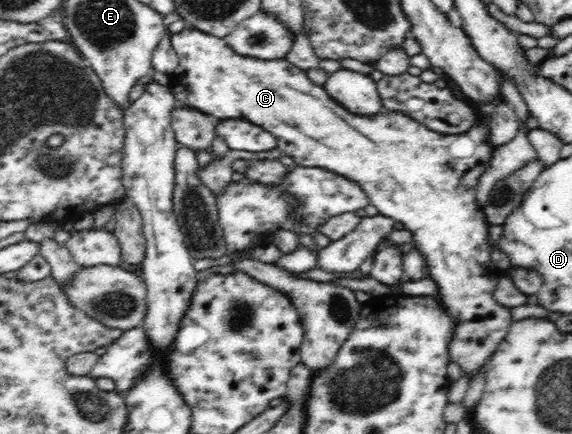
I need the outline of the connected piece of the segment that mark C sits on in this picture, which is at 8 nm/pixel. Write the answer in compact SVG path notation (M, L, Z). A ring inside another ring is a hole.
M187 26L181 32L172 34L170 43L179 58L177 67L169 75L169 88L178 104L220 121L243 119L272 132L278 138L277 148L282 151L282 156L292 158L295 166L325 168L353 180L366 193L369 204L376 206L379 215L402 223L404 229L410 231L411 241L426 259L428 276L437 284L436 298L454 319L454 332L448 344L451 362L459 364L462 374L472 374L472 377L486 368L513 322L510 310L498 304L493 297L504 270L492 262L488 234L490 225L475 200L479 178L493 154L489 144L490 117L479 114L477 122L468 132L446 135L434 132L402 113L356 116L352 112L344 112L336 100L328 100L328 92L324 92L320 84L310 84L302 69L285 58L260 60L240 56L223 38Z

